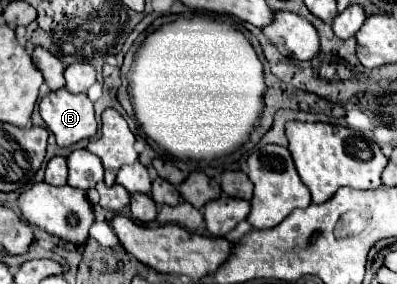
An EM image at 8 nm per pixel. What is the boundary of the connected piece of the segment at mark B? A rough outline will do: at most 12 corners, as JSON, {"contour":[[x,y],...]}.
{"contour":[[66,88],[42,98],[58,146],[98,130],[90,98]]}

